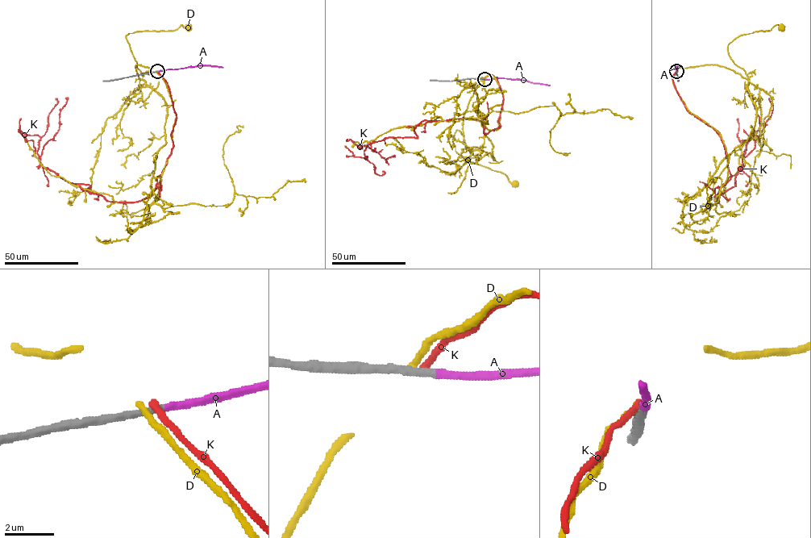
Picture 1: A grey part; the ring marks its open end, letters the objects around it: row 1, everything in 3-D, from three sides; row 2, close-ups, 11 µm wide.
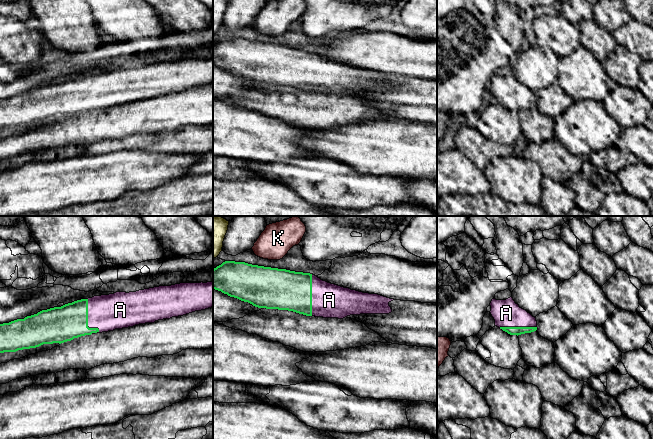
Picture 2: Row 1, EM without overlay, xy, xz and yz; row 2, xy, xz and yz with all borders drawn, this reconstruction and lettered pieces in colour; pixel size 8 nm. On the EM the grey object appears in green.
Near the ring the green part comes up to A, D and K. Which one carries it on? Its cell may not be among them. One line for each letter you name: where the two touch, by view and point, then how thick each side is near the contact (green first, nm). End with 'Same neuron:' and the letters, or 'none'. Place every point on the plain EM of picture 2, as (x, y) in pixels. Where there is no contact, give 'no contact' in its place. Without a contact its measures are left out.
A: xy (87, 95) | 280/280 nm
Same neuron: A

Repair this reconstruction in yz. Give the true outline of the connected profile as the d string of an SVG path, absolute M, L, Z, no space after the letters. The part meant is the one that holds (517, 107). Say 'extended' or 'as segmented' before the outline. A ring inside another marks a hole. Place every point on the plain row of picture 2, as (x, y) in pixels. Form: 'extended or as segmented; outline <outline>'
extended; outline M512 73L506 76L492 75L491 91L495 96L495 102L510 111L521 111L537 106L537 97L526 86L519 83Z

